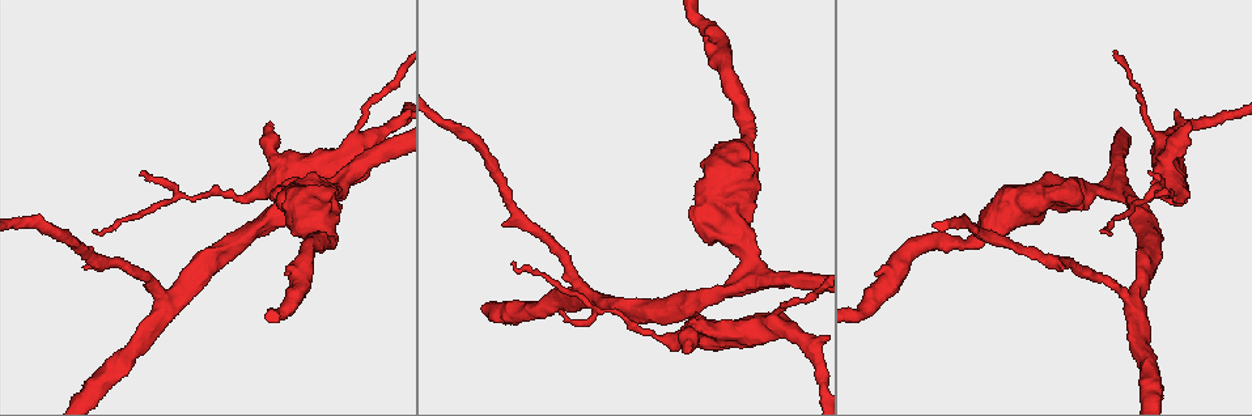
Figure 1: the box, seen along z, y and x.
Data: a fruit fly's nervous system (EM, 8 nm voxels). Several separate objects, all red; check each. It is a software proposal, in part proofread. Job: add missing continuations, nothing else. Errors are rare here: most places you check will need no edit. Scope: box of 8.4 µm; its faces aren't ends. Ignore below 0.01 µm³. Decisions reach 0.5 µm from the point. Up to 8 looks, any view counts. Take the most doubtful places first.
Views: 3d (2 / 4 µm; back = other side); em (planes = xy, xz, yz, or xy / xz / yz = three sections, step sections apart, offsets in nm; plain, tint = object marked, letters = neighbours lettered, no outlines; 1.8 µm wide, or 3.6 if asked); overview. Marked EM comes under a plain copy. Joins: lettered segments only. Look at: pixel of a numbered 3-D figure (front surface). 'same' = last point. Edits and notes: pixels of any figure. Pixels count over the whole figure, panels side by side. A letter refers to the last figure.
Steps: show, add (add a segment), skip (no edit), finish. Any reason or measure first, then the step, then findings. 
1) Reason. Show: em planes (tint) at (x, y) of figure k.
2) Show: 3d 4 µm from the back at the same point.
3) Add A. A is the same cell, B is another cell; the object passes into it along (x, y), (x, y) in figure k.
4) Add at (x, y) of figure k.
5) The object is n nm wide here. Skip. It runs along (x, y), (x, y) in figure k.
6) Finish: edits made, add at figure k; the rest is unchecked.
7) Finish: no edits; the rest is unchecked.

Branch stops here. Show: 3d 4 µm at (274, 124) of figure 1.

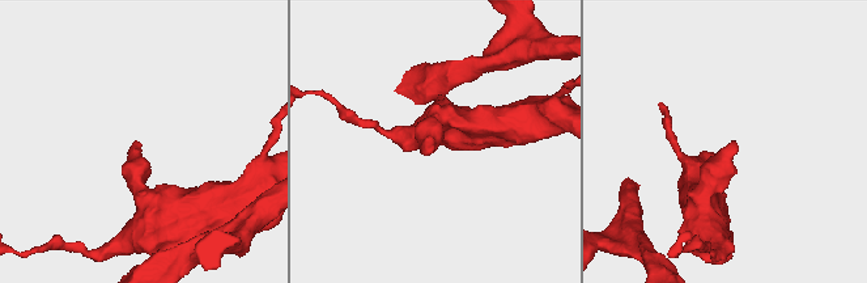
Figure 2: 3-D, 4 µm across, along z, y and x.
Show: em planes (letters) at (733, 143) of figure 2.

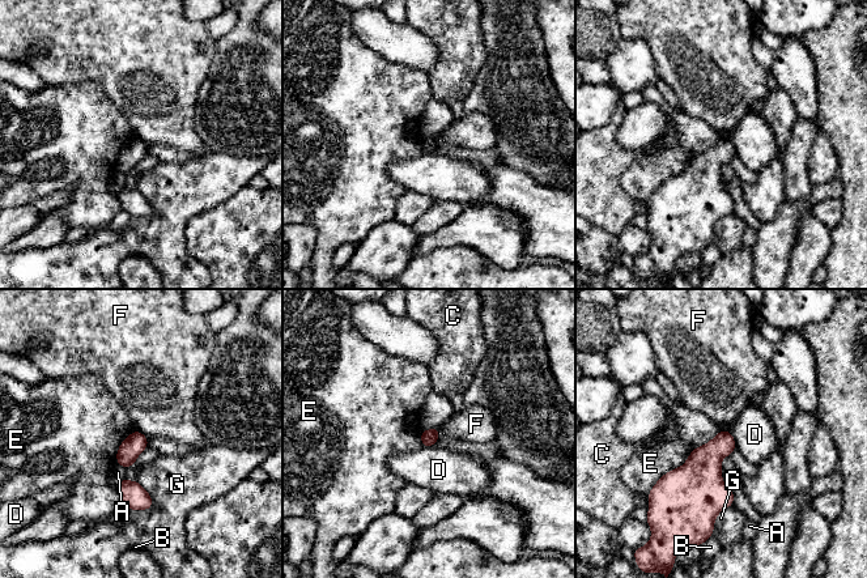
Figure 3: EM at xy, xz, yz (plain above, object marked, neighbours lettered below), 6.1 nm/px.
The longest contact is with E, 360 nm. Skip. A, B, C, D, E, F and G are other cells; a border runs along (692, 450), (650, 491) in figure 3; none of them fits.

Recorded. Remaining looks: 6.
Tapers out. Show: 3d 4 µm at (1101, 233) of figure 1.

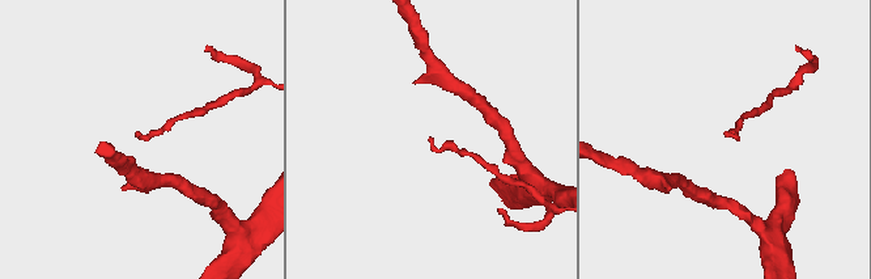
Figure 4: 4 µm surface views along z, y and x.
Shape alone is not enough. Show: em 3.6 µm xy step 8 (letters) at (137, 134) of figure 4.

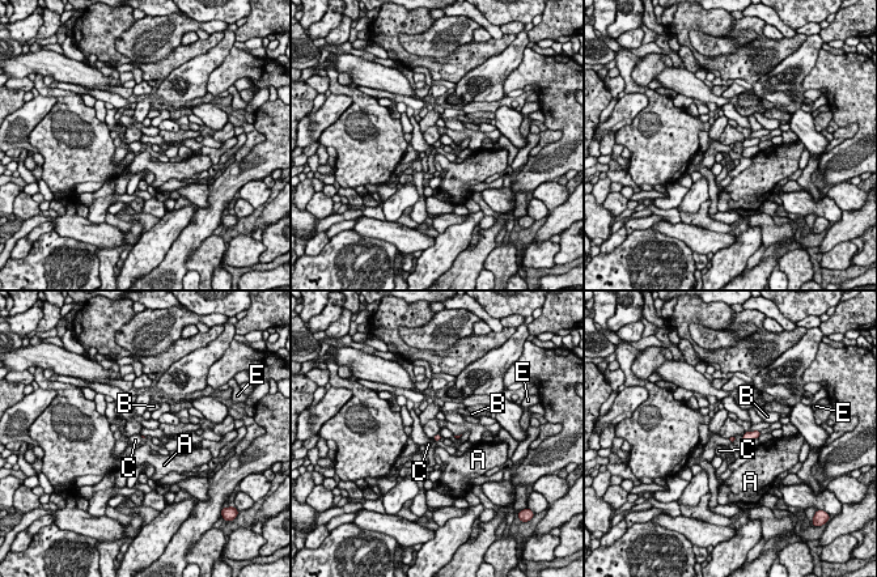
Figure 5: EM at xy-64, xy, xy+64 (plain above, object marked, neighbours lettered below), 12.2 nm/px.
Another direction. Show: em 3.6 µm yz step 4 (letters) at the same point.

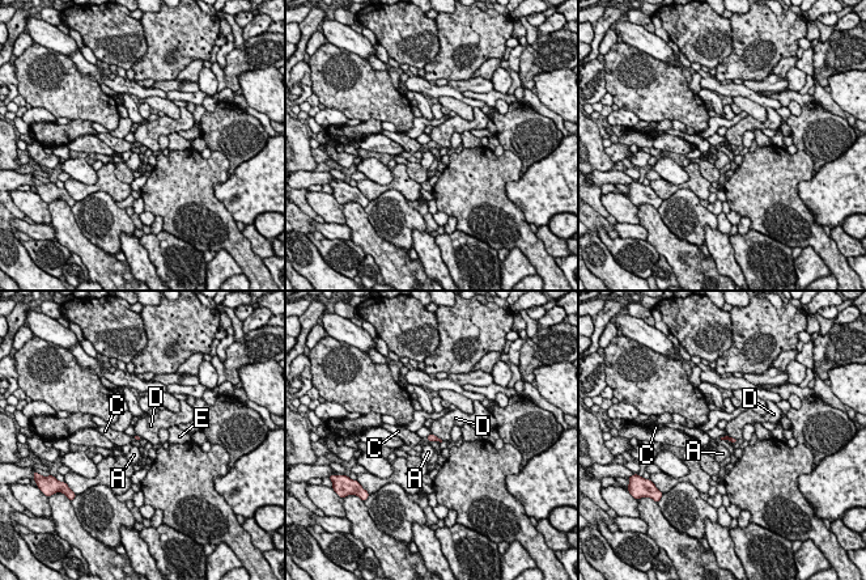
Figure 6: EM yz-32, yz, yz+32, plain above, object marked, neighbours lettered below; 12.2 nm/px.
The object is 60 nm wide here. Skip. A, C, D and E are other cells; a border runs along (431, 432), (442, 440) in figure 6; none of them fits.

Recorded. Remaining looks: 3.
Free end. Show: em planes (letters) at (1151, 174) of figure 1.

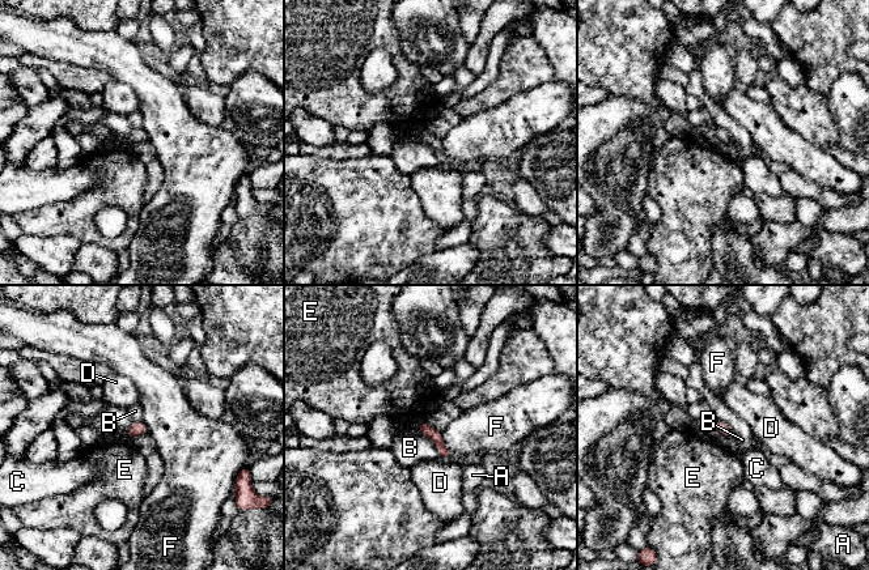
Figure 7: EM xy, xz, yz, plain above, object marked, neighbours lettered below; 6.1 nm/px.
The object is 70 nm wide here. Skip. A, B, C, D, E and F are other cells; no lettered segment goes on from it.

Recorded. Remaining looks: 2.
Thin neck. Show: 3d 4 µm at (751, 122) of figure 1.

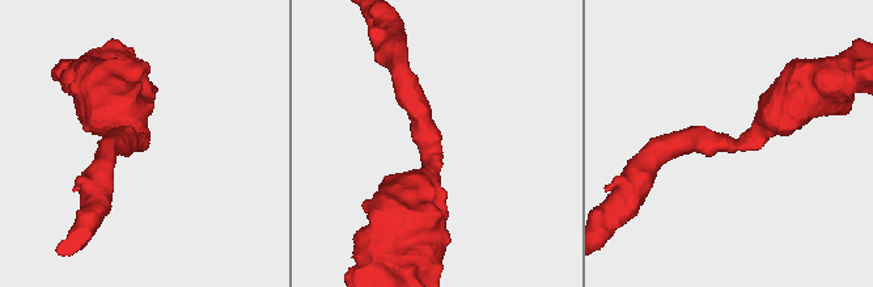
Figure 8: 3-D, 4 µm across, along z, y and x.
The arms are 320, 650 nm wide; now the EM. Show: em planes (letters) at (432, 147) of figure 8.

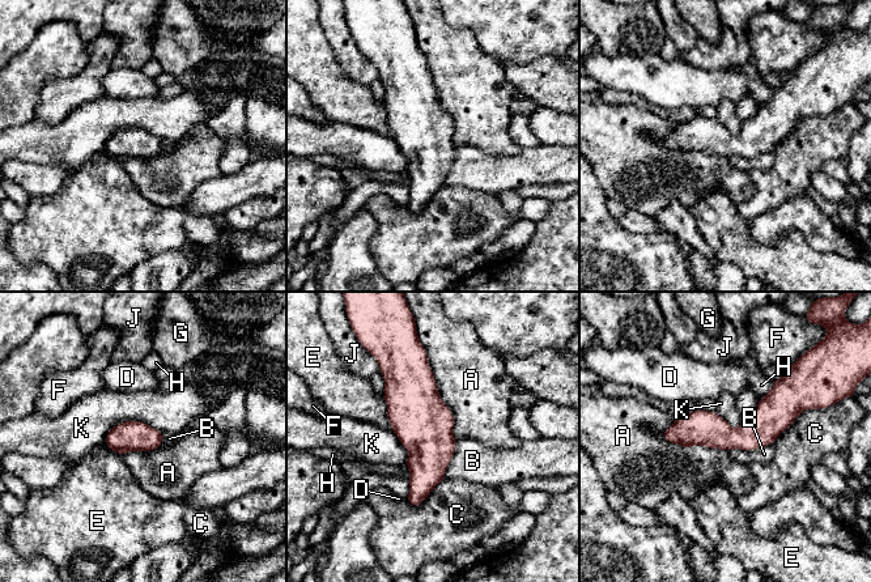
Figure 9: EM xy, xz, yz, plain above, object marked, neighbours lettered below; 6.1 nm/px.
Skip. A, B, C, D, E, F, G, H, J and K are other cells; it runs along (793, 398), (751, 434), (666, 434) in figure 9; none of them fits.

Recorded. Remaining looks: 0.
Finish: no edits; the rest is unchecked.

